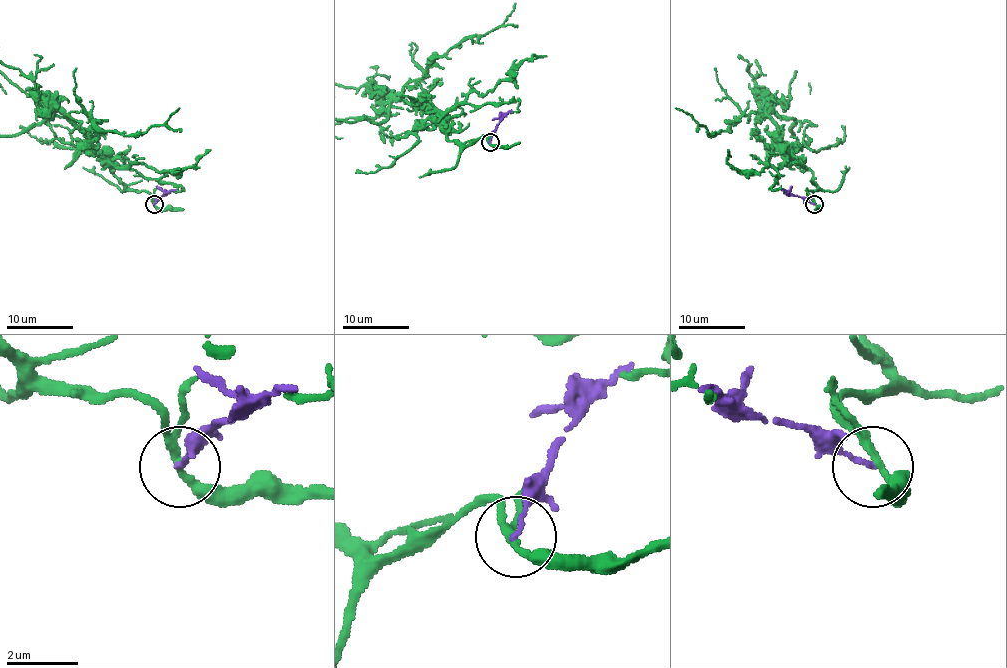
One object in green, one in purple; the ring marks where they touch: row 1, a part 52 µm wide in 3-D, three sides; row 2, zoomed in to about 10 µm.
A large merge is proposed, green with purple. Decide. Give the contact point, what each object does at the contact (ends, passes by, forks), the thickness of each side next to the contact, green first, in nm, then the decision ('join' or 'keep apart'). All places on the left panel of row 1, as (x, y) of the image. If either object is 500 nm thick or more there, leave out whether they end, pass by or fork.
at (154, 204); green passes by; purple ends there; 200 nm thick on the green side, 130 nm on the other; keep apart

